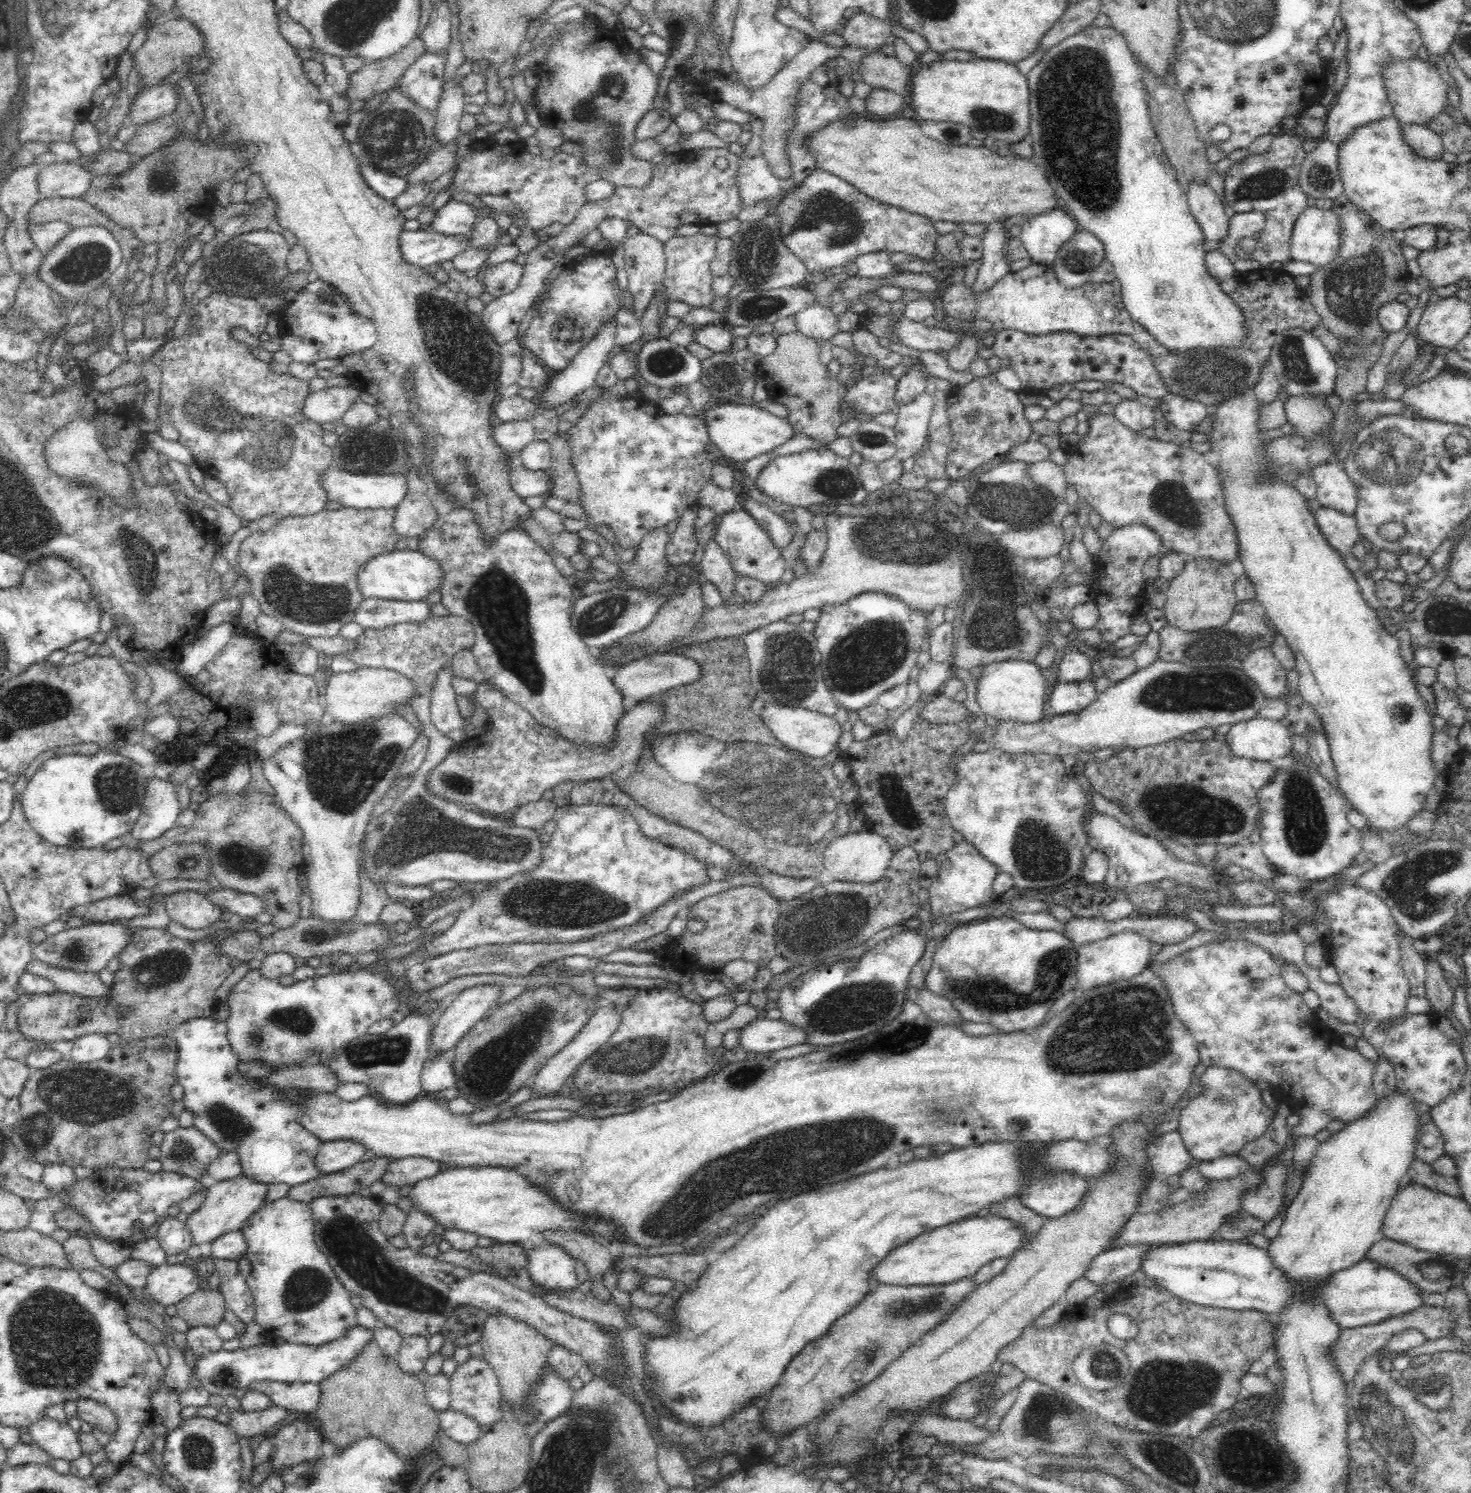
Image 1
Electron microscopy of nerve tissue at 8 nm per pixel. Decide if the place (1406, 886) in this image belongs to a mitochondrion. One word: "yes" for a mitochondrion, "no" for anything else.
yes

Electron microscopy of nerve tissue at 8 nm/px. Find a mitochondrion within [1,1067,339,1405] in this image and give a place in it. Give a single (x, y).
(55, 1340)

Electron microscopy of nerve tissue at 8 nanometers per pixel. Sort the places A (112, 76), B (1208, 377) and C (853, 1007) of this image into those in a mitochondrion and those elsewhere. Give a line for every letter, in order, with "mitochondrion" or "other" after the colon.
A: other
B: mitochondrion
C: mitochondrion

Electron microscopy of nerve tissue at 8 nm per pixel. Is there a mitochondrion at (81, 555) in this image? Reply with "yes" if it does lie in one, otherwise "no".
no

